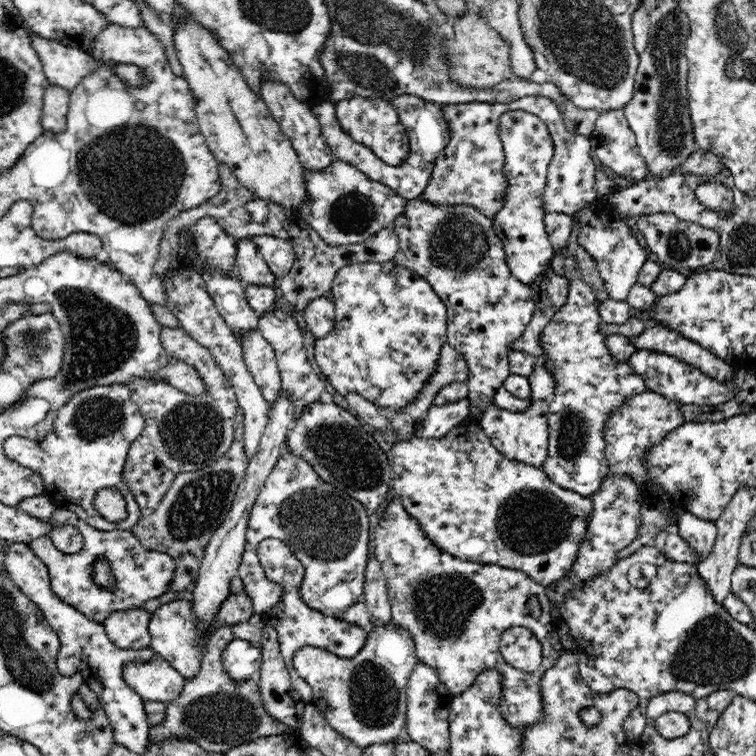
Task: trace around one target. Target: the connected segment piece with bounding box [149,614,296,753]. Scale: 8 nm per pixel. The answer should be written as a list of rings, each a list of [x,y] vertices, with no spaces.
[[[254,614],[251,620],[232,627],[221,627],[209,636],[200,672],[188,679],[178,698],[165,703],[165,719],[160,726],[152,725],[150,728],[150,747],[162,745],[164,741],[171,739],[188,739],[198,743],[208,753],[225,753],[242,743],[254,742],[260,739],[260,736],[292,734],[296,731],[288,727],[288,724],[275,720],[265,711],[255,677],[248,678],[244,682],[233,682],[230,675],[222,670],[220,658],[216,657],[216,638],[224,636],[244,638],[260,649],[264,626],[262,615]]]

